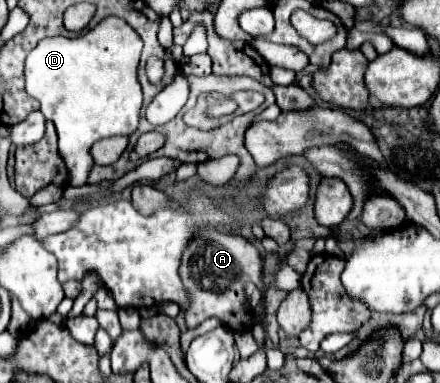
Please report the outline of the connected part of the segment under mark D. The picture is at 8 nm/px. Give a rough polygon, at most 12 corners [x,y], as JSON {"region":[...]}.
{"region":[[119,17],[47,37],[27,93],[53,121],[69,185],[91,147],[131,135],[143,41]]}

